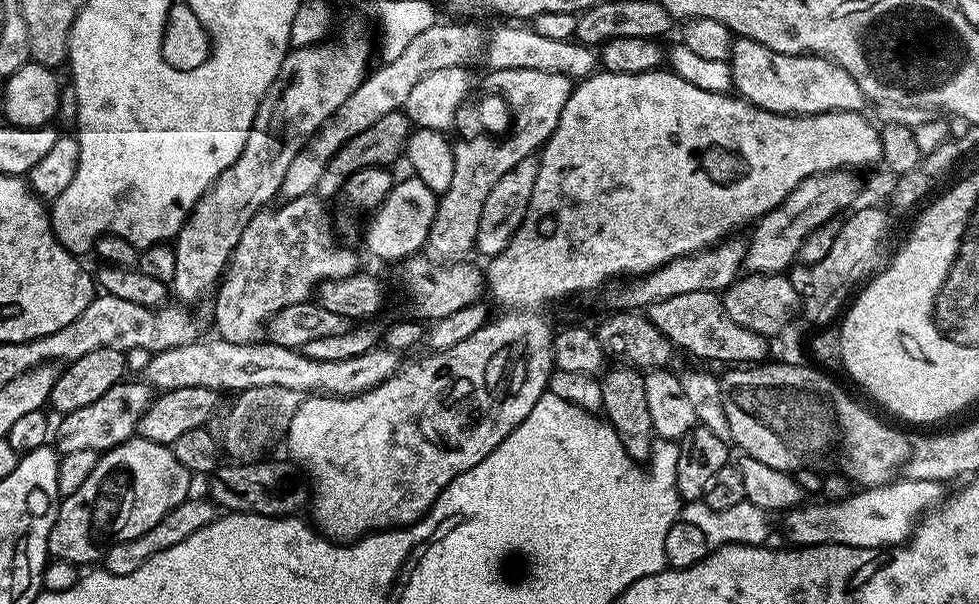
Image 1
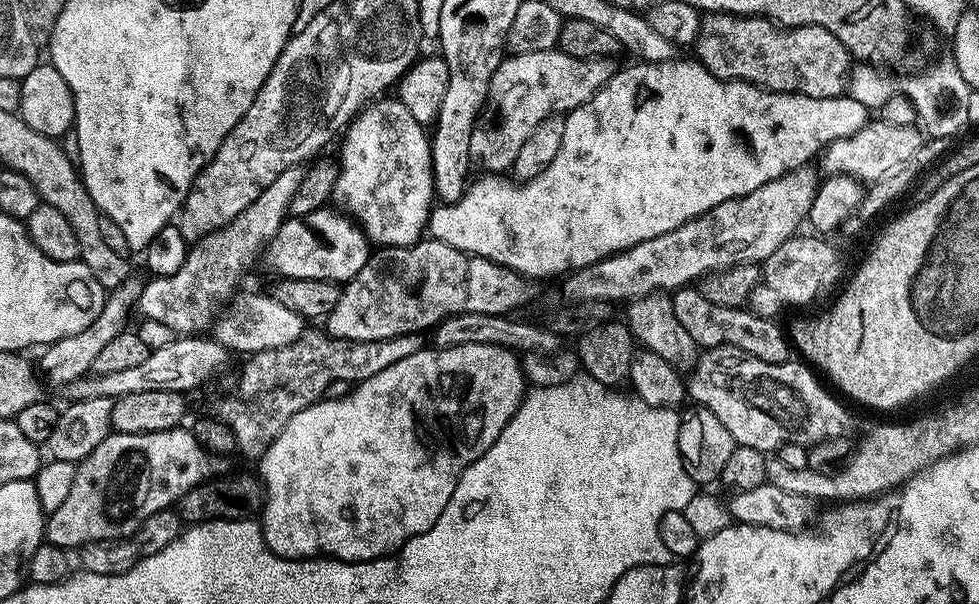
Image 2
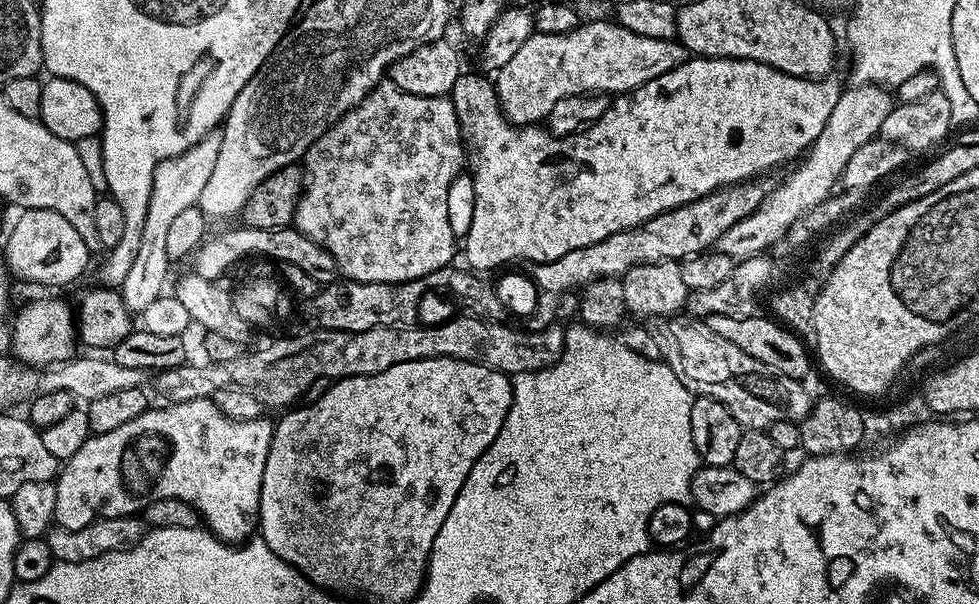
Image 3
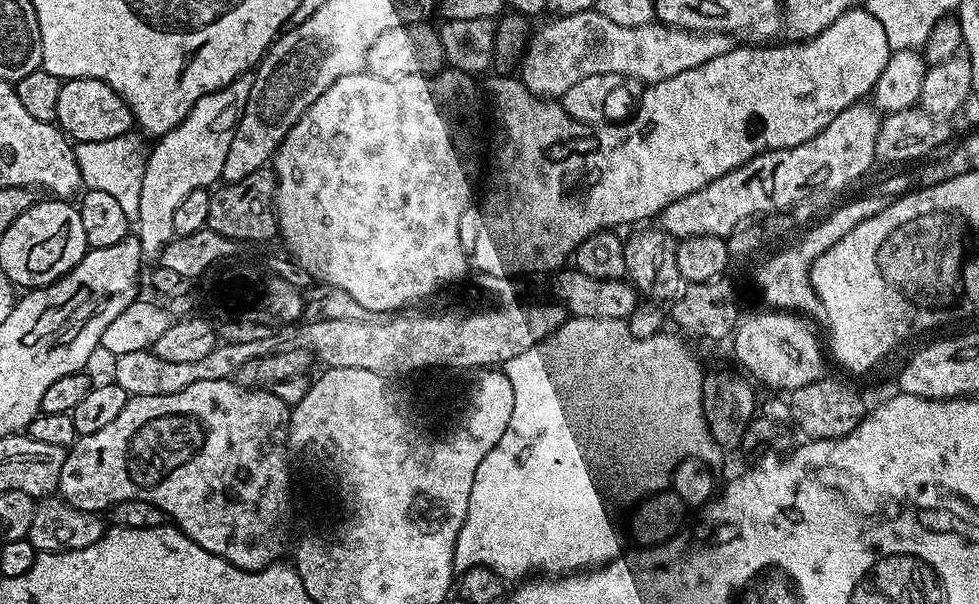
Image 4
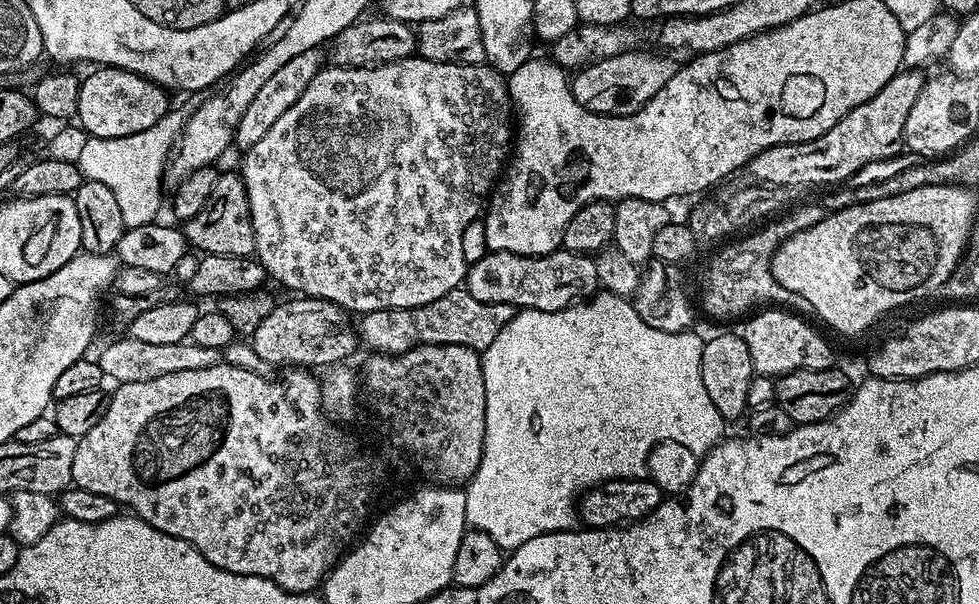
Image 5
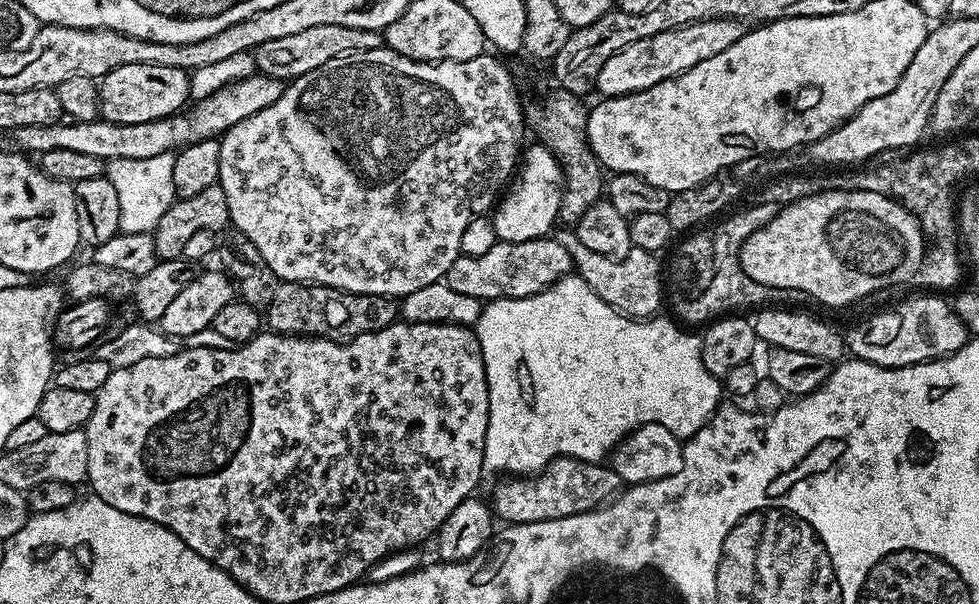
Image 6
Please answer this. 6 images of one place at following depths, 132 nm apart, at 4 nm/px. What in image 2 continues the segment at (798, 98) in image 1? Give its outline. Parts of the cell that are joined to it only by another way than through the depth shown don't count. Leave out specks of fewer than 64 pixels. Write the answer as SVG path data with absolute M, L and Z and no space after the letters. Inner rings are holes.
M709 12L700 21L694 51L695 59L703 64L704 69L723 80L745 80L747 84L757 84L772 92L797 92L810 98L834 98L845 95L848 90L850 57L846 46L822 26L781 28L759 16L741 18L731 16L729 12Z

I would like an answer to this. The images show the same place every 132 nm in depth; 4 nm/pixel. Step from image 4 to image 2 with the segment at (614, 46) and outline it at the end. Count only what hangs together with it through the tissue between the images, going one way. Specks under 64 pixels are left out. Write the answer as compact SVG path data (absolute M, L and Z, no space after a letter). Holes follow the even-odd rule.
M538 50L534 54L512 54L500 61L498 70L494 70L494 78L490 78L490 90L488 91L488 104L496 107L501 112L500 120L492 124L492 133L485 138L484 144L492 148L488 156L496 160L500 168L507 169L511 161L516 159L516 150L524 144L526 138L545 120L557 114L568 114L574 108L581 108L600 88L613 79L611 59L583 60L582 58L570 58L570 54L559 50Z

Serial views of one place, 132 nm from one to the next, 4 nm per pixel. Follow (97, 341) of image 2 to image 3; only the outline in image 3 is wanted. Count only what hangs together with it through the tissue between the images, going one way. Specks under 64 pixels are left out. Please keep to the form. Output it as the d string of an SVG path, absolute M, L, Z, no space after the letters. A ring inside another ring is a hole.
M219 131L211 132L206 138L190 146L190 150L166 158L166 162L158 165L152 175L150 206L144 208L144 225L135 241L138 254L132 256L134 266L130 266L130 274L126 274L124 283L118 288L129 312L141 314L149 311L155 305L152 303L163 294L164 283L168 280L168 267L170 267L166 254L166 237L170 234L170 226L185 210L199 205L206 181L210 179L210 174L214 174L214 166L218 159L218 150L222 147L222 140Z

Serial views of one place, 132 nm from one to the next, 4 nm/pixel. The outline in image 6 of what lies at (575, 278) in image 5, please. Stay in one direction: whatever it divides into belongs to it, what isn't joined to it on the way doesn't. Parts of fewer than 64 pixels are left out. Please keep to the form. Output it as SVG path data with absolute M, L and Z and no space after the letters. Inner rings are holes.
M540 236L530 242L502 240L490 246L486 254L477 256L462 254L454 262L454 266L450 266L446 283L450 286L450 290L458 290L458 294L470 294L470 298L478 298L482 302L513 300L538 294L572 271L572 259L560 239Z

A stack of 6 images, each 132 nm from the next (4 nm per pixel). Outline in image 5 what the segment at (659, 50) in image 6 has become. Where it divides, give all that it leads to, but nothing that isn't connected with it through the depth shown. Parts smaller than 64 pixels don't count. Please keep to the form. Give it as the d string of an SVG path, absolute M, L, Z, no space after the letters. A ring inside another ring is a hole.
M633 50L611 56L605 60L596 60L587 68L581 68L571 77L570 87L574 98L583 108L591 112L612 114L617 111L620 100L628 99L632 106L646 103L676 73L677 61L671 55L656 52Z

